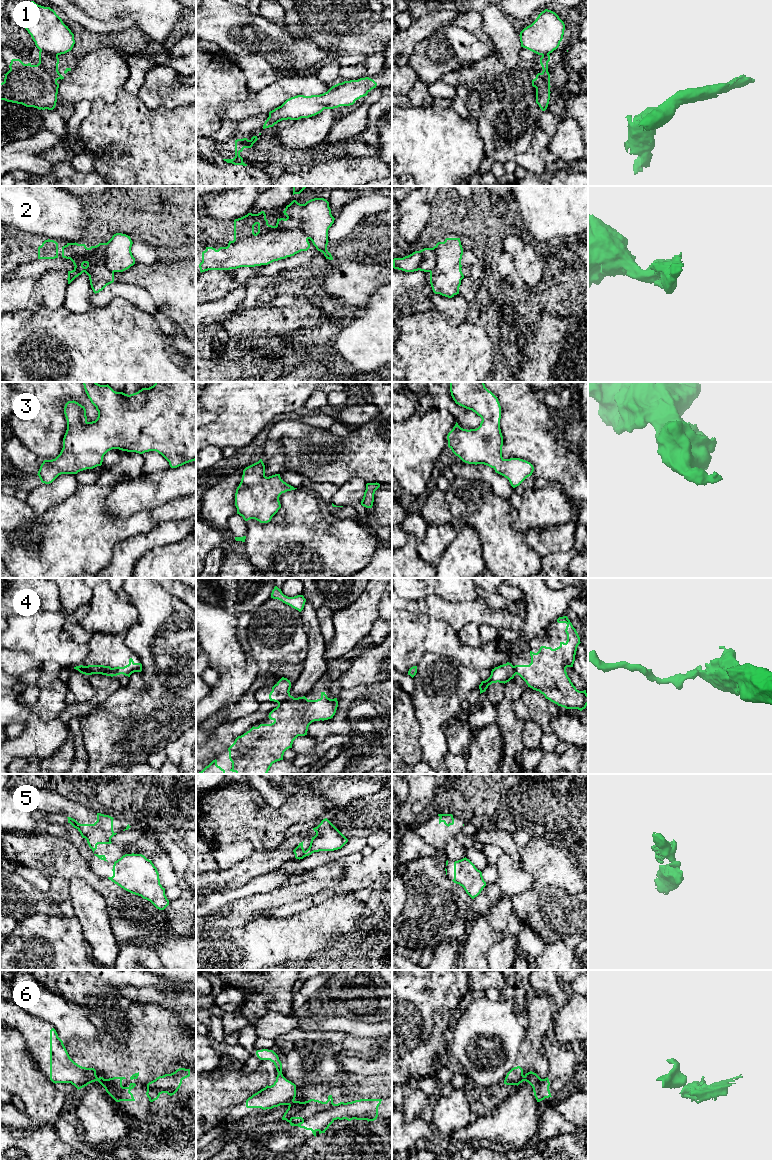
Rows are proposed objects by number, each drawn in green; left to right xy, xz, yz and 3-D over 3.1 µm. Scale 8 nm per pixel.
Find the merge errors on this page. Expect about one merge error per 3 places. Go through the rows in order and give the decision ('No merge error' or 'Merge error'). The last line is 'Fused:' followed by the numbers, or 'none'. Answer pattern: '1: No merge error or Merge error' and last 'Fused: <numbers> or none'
1: Merge error
2: Merge error
3: No merge error
4: Merge error
5: Merge error
6: Merge error
Fused: 1, 2, 4, 5, 6

